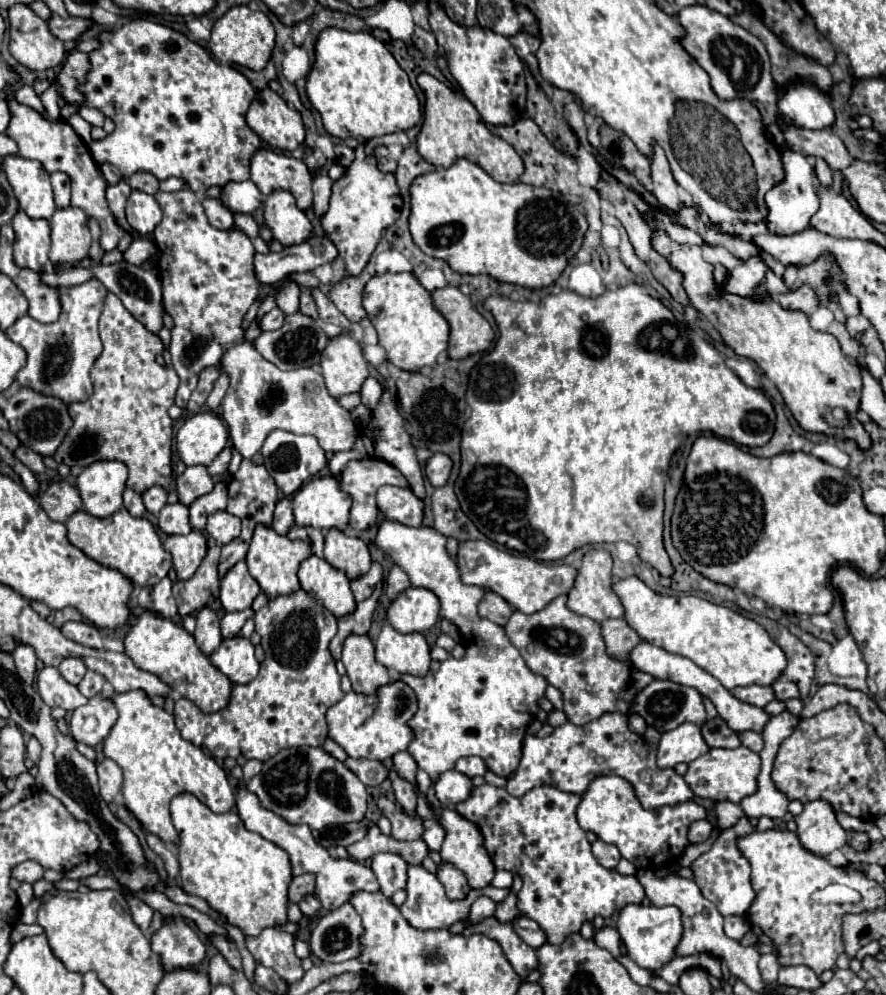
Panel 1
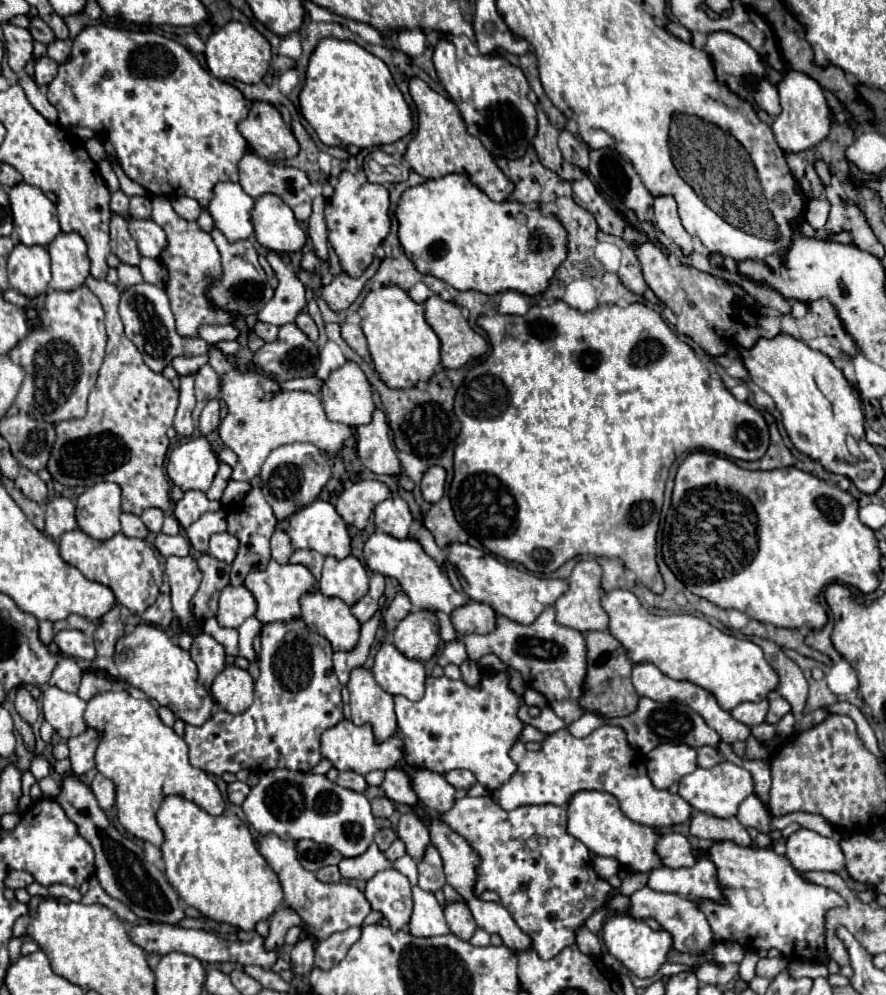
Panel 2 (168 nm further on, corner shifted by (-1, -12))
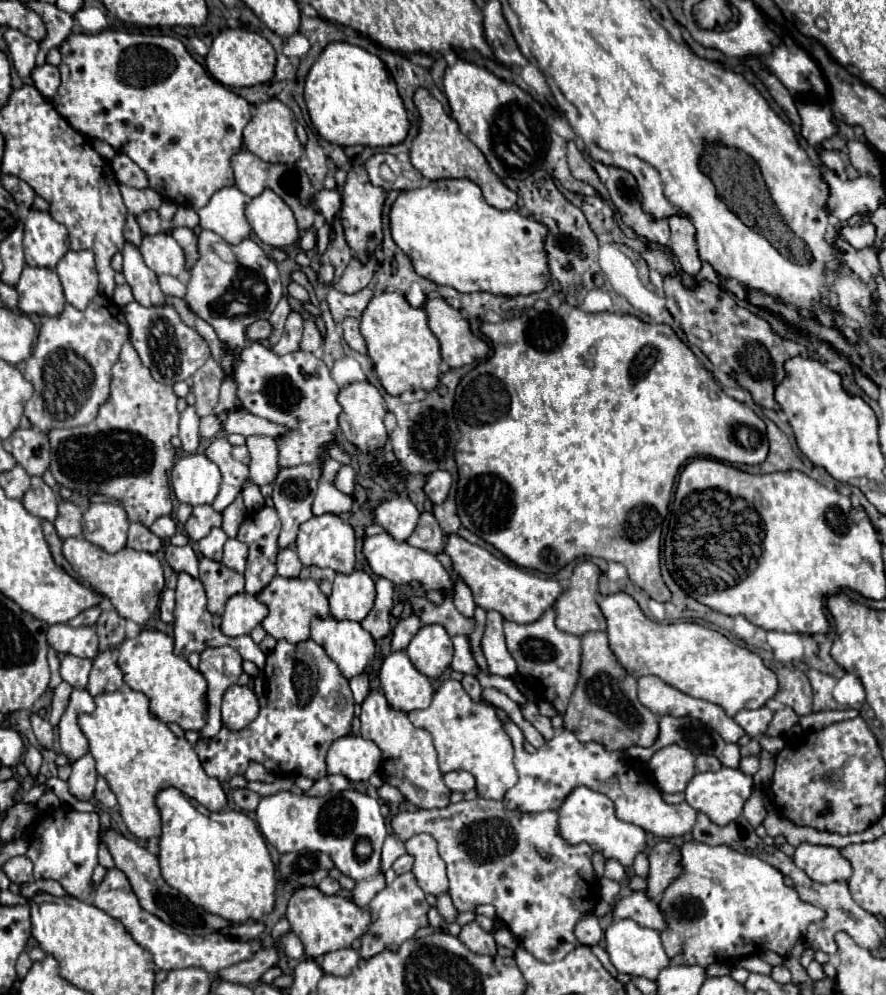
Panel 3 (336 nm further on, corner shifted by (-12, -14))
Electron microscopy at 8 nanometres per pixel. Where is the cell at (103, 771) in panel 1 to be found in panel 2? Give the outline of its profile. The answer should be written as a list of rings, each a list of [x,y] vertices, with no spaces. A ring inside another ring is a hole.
[[[97,774],[91,782],[91,790],[103,810],[111,810],[115,806],[115,784],[105,778],[103,774]]]

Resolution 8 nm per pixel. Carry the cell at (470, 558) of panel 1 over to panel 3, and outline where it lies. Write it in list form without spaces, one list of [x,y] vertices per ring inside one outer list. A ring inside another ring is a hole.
[[[448,534],[444,552],[452,558],[456,574],[472,590],[476,606],[484,610],[496,610],[504,616],[504,620],[518,622],[518,624],[530,624],[530,620],[538,620],[538,616],[542,616],[546,608],[552,608],[554,600],[562,594],[560,582],[528,574],[520,570],[518,566],[496,558],[486,548],[470,544],[458,534]]]

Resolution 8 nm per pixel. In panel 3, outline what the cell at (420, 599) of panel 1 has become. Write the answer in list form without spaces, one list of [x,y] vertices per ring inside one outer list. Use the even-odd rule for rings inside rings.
[[[438,624],[422,626],[412,638],[406,654],[426,678],[440,678],[452,662],[452,640]]]

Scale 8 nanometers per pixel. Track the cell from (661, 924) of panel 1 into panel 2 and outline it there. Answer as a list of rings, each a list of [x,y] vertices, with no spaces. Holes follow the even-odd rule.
[[[629,914],[611,916],[603,926],[603,940],[605,940],[609,954],[613,954],[617,960],[621,960],[627,966],[627,970],[631,974],[635,974],[637,978],[653,978],[659,972],[659,968],[665,964],[665,960],[673,948],[673,938],[667,930],[663,930],[663,928],[653,930],[643,920],[637,920]]]

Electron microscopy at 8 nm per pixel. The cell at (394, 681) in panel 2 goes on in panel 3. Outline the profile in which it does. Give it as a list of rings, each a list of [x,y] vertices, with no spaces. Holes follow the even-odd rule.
[[[392,652],[380,668],[382,694],[396,710],[410,712],[428,708],[434,696],[430,680],[416,670],[406,652]]]

